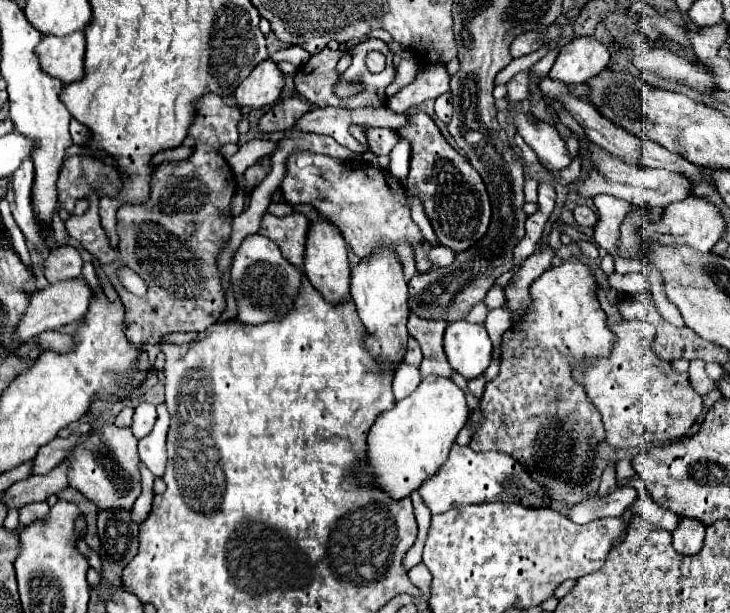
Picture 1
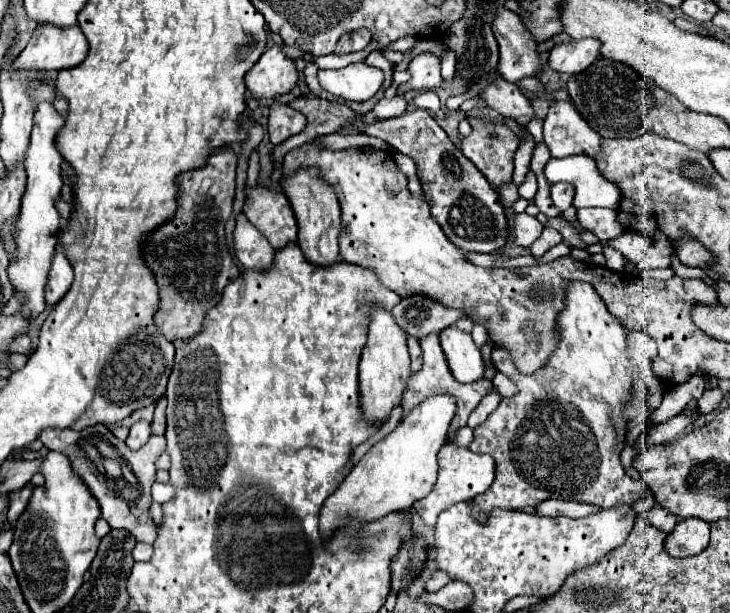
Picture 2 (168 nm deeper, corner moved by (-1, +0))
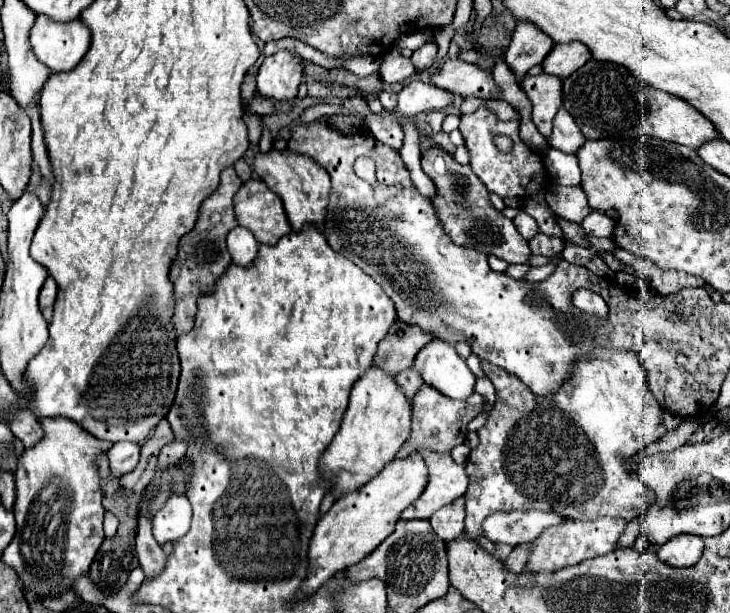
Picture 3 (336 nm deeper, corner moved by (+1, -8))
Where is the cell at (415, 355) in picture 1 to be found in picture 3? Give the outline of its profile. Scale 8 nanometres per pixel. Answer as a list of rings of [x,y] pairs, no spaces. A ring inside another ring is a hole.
[[[407,369],[403,373],[399,373],[395,377],[395,381],[399,381],[399,389],[403,389],[403,393],[407,393],[407,399],[413,401],[415,393],[419,391],[419,387],[423,385],[423,379],[421,375],[415,371],[415,369]]]

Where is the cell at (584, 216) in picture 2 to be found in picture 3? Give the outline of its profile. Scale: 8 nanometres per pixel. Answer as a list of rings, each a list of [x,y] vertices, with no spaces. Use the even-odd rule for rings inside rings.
[[[591,211],[591,213],[583,219],[581,227],[585,229],[587,235],[611,237],[611,235],[613,235],[613,229],[615,229],[615,221],[613,221],[609,215],[601,213],[601,211]]]

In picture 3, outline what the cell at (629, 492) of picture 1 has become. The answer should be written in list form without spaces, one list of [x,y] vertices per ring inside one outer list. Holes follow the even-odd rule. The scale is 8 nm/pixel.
[[[513,511],[513,513],[491,513],[483,521],[483,537],[489,541],[501,541],[519,545],[535,541],[547,527],[563,521],[553,513],[543,511]]]

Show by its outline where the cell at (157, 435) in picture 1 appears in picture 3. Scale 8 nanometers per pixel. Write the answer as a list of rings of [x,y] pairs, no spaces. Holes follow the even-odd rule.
[[[171,493],[165,507],[153,519],[153,533],[159,545],[175,543],[191,525],[191,503],[185,495]]]

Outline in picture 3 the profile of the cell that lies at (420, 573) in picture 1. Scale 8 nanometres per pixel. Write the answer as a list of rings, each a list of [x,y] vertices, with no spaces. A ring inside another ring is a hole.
[[[529,543],[517,545],[517,547],[511,551],[509,559],[505,561],[505,567],[507,567],[511,573],[521,573],[521,571],[523,571],[523,565],[527,565],[527,545],[529,545]]]

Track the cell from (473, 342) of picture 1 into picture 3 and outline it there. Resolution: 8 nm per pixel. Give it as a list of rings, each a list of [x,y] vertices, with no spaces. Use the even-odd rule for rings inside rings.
[[[445,341],[427,343],[415,357],[413,369],[423,381],[451,399],[467,399],[473,393],[475,375],[457,355],[455,347]]]

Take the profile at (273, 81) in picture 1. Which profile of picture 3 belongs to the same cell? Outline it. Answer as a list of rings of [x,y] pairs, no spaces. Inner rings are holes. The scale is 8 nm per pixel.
[[[291,51],[265,57],[257,73],[257,91],[269,99],[293,99],[303,83],[303,59]]]

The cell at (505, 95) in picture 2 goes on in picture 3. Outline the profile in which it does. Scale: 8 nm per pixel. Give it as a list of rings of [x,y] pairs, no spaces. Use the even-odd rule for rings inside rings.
[[[447,59],[439,63],[437,71],[431,73],[431,81],[443,89],[459,93],[461,97],[485,99],[499,93],[491,73],[461,59]]]

